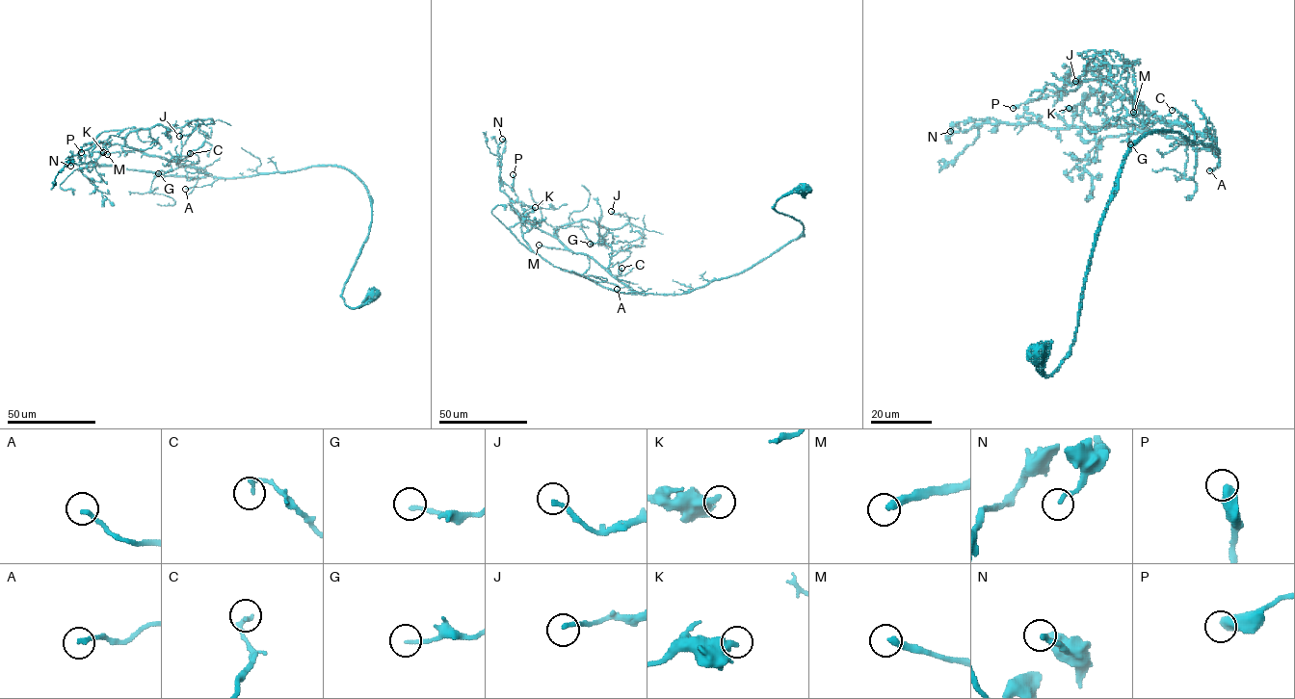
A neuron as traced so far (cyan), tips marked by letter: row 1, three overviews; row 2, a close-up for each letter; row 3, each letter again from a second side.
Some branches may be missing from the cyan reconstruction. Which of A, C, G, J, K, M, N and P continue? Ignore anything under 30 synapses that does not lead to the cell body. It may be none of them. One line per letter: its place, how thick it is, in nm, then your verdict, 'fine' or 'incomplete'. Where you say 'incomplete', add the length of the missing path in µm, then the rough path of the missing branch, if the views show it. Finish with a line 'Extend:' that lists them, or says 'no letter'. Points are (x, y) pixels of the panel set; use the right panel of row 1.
A: place (1209, 170); calibre 200 nm; fine
C: place (1172, 110); calibre 240 nm; fine
G: place (1130, 144); calibre 160 nm; fine
J: place (1075, 81); calibre 190 nm; fine
K: place (1069, 108); calibre 480 nm; fine
M: place (1133, 112); calibre 320 nm; incomplete; missing 45 µm; course (1133, 112), (1111, 131), (1108, 143), (1115, 151), (1122, 175), (1147, 192)
N: place (950, 131); calibre 220 nm; fine
P: place (1013, 108); calibre 500 nm; fine
Extend: M

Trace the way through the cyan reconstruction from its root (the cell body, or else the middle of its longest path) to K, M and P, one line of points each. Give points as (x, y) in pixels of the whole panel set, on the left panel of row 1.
K: (372, 294), (355, 308), (341, 296), (371, 219), (365, 186), (347, 169), (161, 176), (90, 163), (103, 152)
M: (372, 294), (355, 308), (341, 296), (371, 219), (365, 186), (347, 169), (218, 177), (135, 150), (107, 154)
P: (372, 294), (355, 308), (341, 296), (371, 219), (365, 186), (343, 168), (188, 177), (83, 163), (81, 152)

